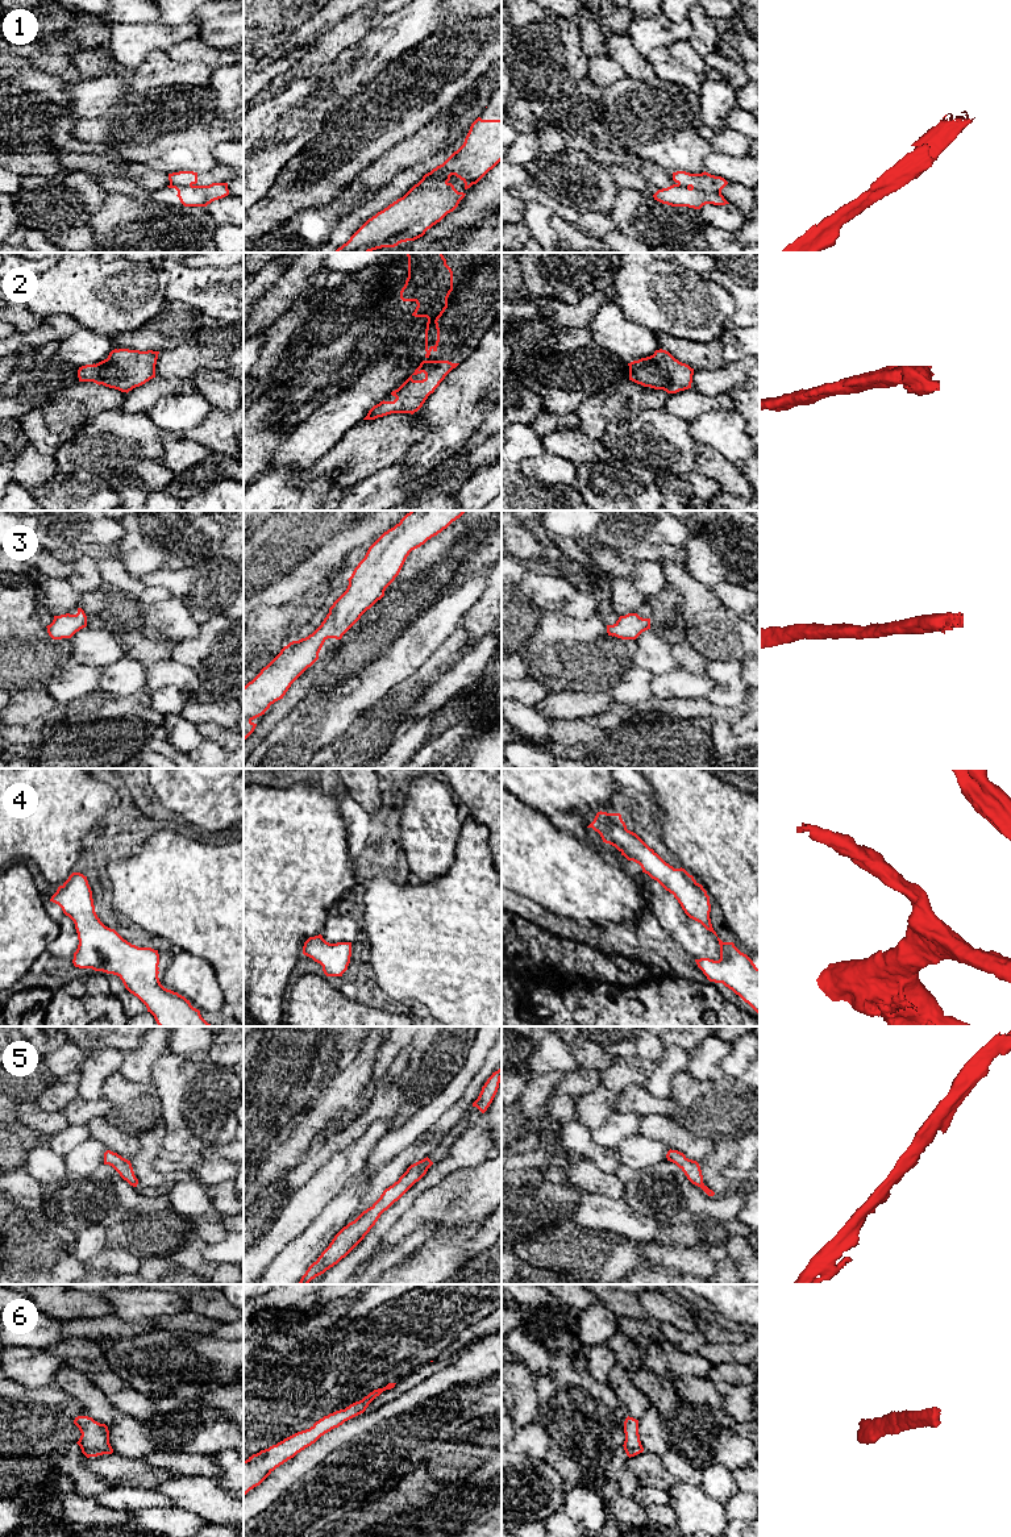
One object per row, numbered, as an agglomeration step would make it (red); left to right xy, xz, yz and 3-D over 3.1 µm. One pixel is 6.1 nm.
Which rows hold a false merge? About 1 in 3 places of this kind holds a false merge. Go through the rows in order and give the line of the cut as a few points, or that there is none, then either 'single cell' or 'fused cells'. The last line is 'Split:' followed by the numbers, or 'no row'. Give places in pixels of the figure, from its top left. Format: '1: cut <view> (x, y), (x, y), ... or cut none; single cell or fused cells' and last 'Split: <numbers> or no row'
1: cut yz (691, 187), (720, 192); fused cells
2: cut none; single cell
3: cut none; single cell
4: cut none; single cell
5: cut none; single cell
6: cut none; single cell
Split: 1

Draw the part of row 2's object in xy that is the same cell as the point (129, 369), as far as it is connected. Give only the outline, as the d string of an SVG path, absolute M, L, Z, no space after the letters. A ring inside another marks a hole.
M115 349L108 358L79 367L79 382L93 382L121 392L129 392L155 378L159 351Z

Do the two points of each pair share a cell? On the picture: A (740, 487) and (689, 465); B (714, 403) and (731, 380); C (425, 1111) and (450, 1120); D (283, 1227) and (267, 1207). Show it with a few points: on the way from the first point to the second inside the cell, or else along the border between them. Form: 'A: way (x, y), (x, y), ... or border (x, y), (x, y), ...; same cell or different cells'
A: border (700, 444), (695, 452), (695, 470); different cells
B: border (691, 387), (706, 395), (728, 395); different cells
C: border (461, 1095), (417, 1138); different cells
D: border (286, 1202), (274, 1223), (257, 1241); different cells

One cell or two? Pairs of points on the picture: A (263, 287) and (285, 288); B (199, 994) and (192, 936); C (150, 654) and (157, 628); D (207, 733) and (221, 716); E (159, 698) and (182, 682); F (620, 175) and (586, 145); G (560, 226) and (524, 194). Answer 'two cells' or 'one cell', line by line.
A: two cells
B: two cells
C: two cells
D: two cells
E: two cells
F: two cells
G: one cell

